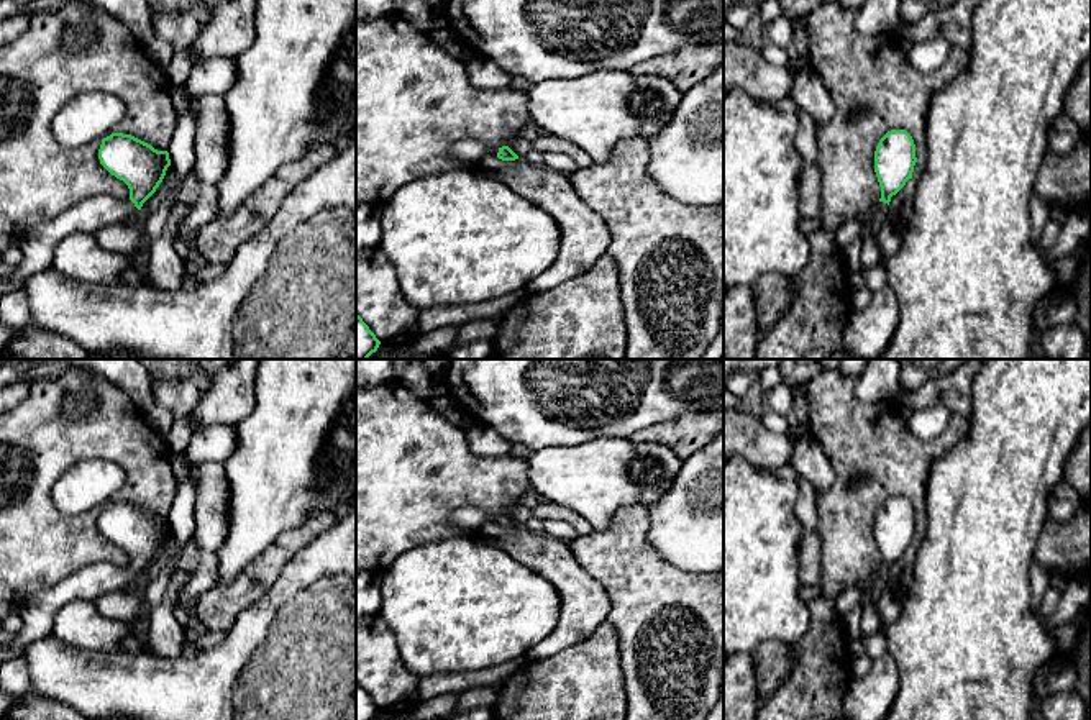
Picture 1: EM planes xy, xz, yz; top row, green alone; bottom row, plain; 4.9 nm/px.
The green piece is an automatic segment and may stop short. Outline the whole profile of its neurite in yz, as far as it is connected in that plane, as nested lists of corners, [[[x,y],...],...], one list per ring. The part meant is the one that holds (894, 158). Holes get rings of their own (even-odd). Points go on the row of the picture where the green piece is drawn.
[[[891,130],[874,151],[874,172],[881,187],[881,198],[873,210],[876,223],[884,221],[891,197],[912,179],[915,144],[906,130]]]

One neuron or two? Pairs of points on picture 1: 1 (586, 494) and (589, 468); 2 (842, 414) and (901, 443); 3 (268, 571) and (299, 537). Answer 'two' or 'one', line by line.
1: one
2: one
3: one

